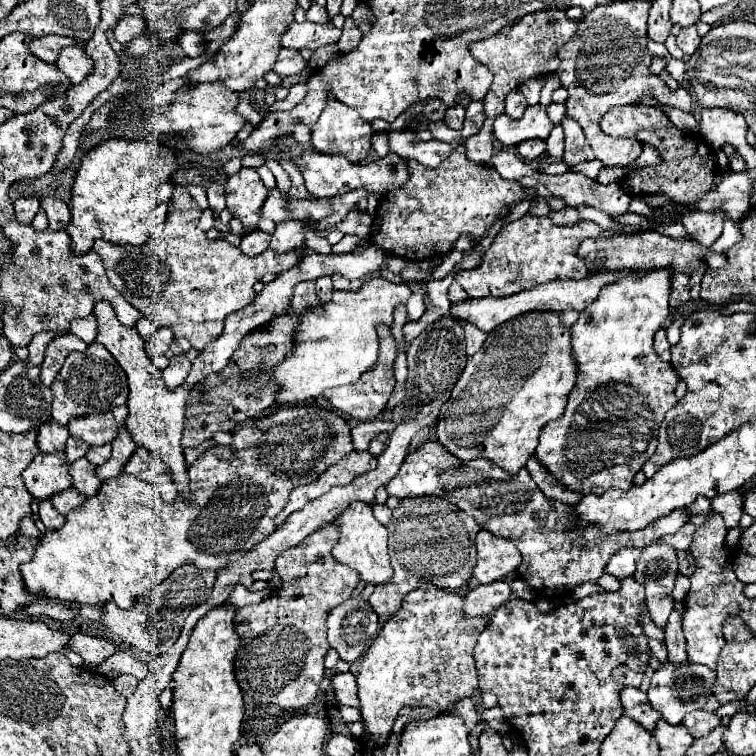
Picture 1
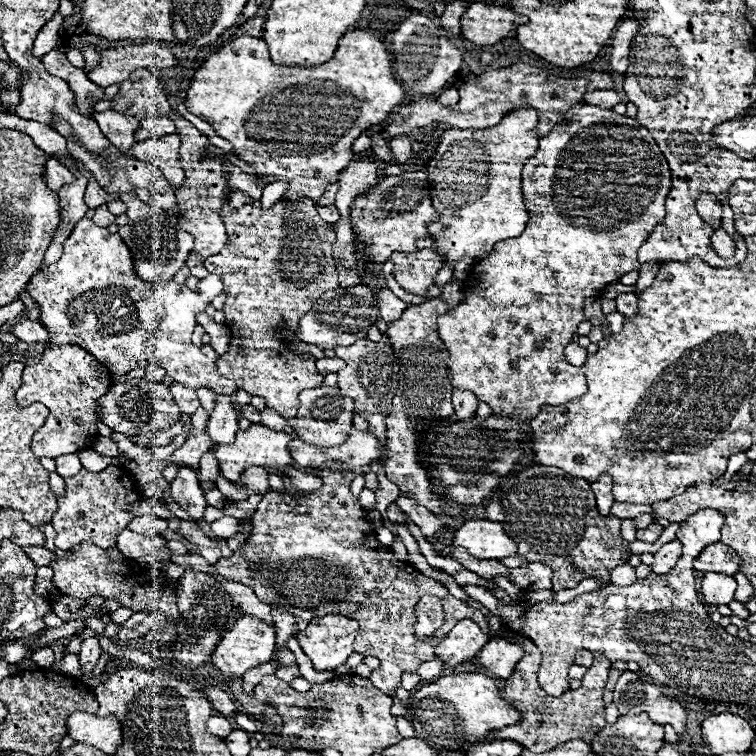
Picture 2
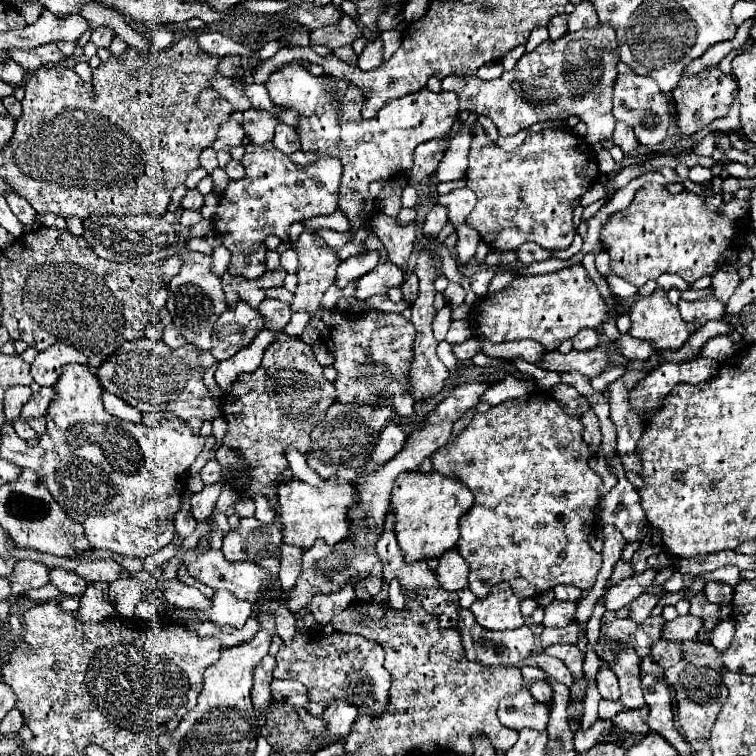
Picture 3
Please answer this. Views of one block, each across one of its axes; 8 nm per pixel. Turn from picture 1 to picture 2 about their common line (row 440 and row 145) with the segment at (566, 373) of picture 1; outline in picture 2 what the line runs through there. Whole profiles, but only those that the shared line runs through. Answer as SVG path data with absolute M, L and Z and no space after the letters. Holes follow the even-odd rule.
M524 108L506 114L502 122L492 128L452 128L442 134L440 146L426 168L432 206L440 212L440 220L430 222L428 230L436 244L432 250L454 270L452 280L466 280L474 262L484 260L496 242L514 238L526 228L528 212L522 202L520 180L522 166L538 148L538 136L534 136L536 122L538 114Z

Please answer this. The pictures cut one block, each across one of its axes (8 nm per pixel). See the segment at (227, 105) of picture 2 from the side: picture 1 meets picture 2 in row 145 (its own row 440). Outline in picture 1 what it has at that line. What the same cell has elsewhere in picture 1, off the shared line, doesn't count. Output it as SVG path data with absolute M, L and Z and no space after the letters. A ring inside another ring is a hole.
M306 406L306 414L304 414L304 410L302 410L300 416L296 416L296 414L294 414L294 416L284 416L284 414L288 414L288 412L278 410L278 412L274 412L272 416L264 416L262 420L252 418L252 420L248 420L248 424L246 424L244 428L232 432L232 442L230 442L230 446L216 446L216 448L212 448L212 450L206 450L206 452L188 468L190 500L178 498L178 500L174 500L174 504L164 504L164 502L160 500L160 496L154 492L154 488L150 488L150 484L146 484L146 480L138 480L136 476L130 476L130 474L126 474L126 472L118 474L116 478L106 480L106 482L100 486L98 494L94 494L92 498L86 498L86 502L84 502L78 510L74 510L74 512L70 512L70 514L66 516L66 524L64 524L60 530L44 532L44 538L42 538L42 542L38 544L38 548L36 548L36 552L34 552L34 560L30 560L30 562L26 562L26 564L20 566L20 572L22 572L22 578L24 578L26 590L28 590L28 592L34 592L34 594L44 592L48 598L58 598L58 600L64 600L64 602L68 602L68 604L72 604L72 602L82 602L82 604L90 604L90 606L100 606L100 604L104 604L104 602L114 602L114 604L120 606L120 608L130 608L132 602L136 600L136 596L142 596L142 594L146 594L146 590L156 588L156 586L158 586L162 580L166 580L178 566L182 566L182 564L186 564L186 562L194 564L198 570L222 570L222 568L228 566L230 562L238 560L246 550L250 550L254 544L258 544L258 542L264 540L270 532L276 530L276 516L278 516L278 512L286 506L288 494L290 494L292 488L302 486L302 484L308 484L308 482L314 482L322 472L326 472L330 466L334 466L338 460L342 460L346 454L350 454L350 452L354 450L354 446L352 446L352 436L350 436L350 424L348 424L348 420L344 420L340 414L336 414L336 412L332 412L332 410L326 410L326 408L312 408L312 406ZM304 446L312 446L312 456L316 456L316 458L310 456L308 460L304 460L304 454L302 454ZM256 464L262 466L262 468L266 470L266 474L262 474L262 476L260 476L260 474L254 474L252 468L256 468Z

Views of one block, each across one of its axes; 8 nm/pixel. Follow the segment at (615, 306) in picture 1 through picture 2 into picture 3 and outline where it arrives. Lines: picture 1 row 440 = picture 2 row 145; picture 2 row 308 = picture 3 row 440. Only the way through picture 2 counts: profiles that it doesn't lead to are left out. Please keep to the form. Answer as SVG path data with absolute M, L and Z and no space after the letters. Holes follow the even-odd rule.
M544 392L540 394L530 394L526 396L524 400L506 400L498 406L494 406L492 410L488 410L486 414L474 414L474 420L454 438L454 442L448 446L448 448L440 448L434 452L432 456L432 466L434 466L434 472L438 474L444 474L444 476L450 476L450 478L460 478L462 484L466 484L470 488L470 492L474 494L474 504L472 508L460 518L460 540L456 544L456 550L462 554L462 558L468 562L470 566L470 574L468 574L468 588L476 594L478 600L486 598L490 588L498 582L508 582L514 590L514 596L518 600L524 600L524 598L536 598L538 594L550 590L550 588L556 588L558 584L572 584L572 586L578 586L582 590L590 590L596 582L596 574L602 566L602 556L598 552L594 552L588 544L588 534L592 532L592 528L596 526L596 516L594 516L594 508L600 500L598 496L598 486L602 484L602 478L592 472L588 468L588 460L582 458L588 450L588 446L584 444L582 440L582 422L576 422L572 420L562 408L560 404L554 400L554 398L546 398L544 400Z

